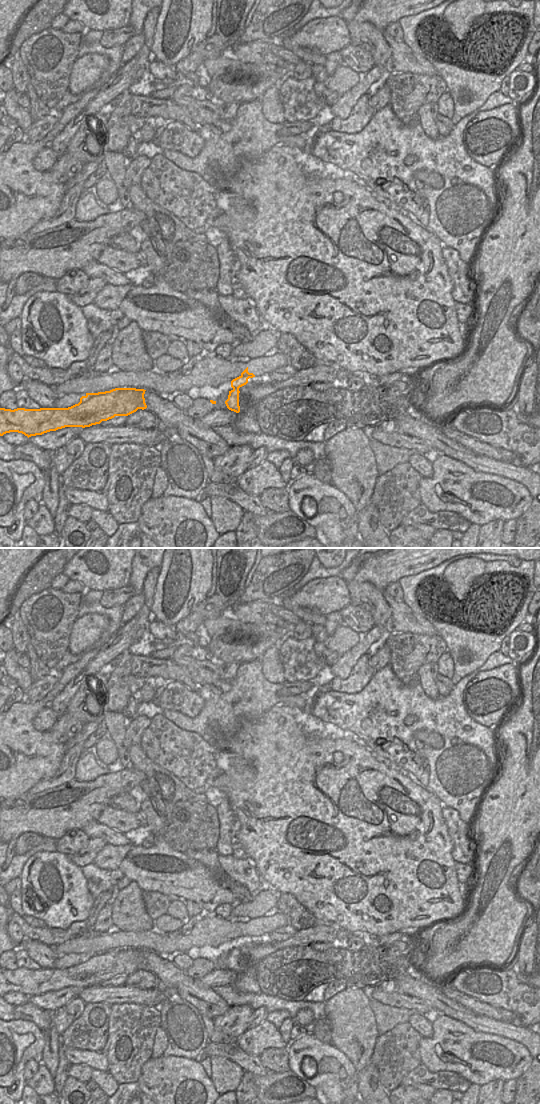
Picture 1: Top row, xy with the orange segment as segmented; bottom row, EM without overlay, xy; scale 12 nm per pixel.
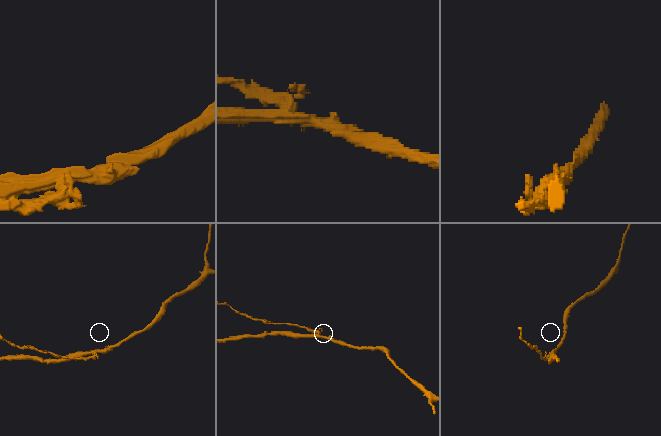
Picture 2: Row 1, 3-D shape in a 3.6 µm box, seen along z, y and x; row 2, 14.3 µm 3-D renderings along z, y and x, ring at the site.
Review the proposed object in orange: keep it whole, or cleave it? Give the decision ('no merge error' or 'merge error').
merge error

